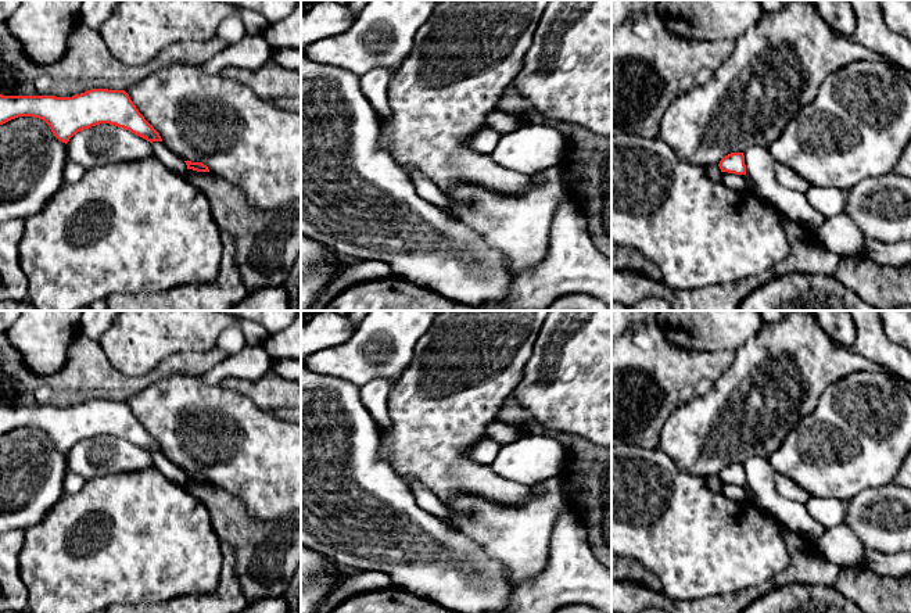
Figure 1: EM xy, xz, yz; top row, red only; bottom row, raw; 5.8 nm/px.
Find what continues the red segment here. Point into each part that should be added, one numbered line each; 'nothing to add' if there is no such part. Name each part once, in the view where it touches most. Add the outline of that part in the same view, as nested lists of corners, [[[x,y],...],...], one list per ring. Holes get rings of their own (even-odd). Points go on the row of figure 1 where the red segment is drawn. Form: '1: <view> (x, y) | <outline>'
nothing to add

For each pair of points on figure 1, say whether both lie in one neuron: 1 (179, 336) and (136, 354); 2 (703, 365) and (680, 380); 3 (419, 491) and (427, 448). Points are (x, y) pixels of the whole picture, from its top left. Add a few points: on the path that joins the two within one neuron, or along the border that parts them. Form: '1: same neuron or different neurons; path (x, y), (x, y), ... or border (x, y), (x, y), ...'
1: same neuron; path (168, 339), (150, 340), (147, 343)
2: same neuron; path (698, 365), (685, 375)
3: different neurons; border (411, 483), (419, 481), (444, 504)

